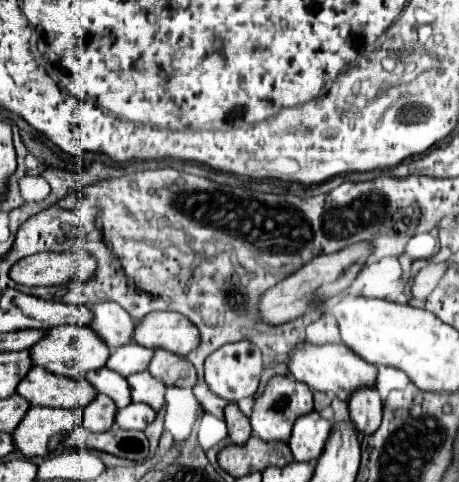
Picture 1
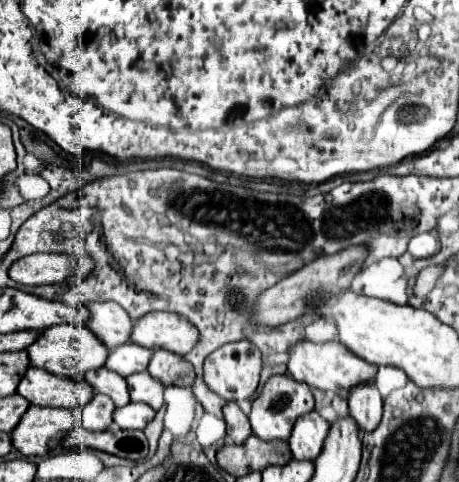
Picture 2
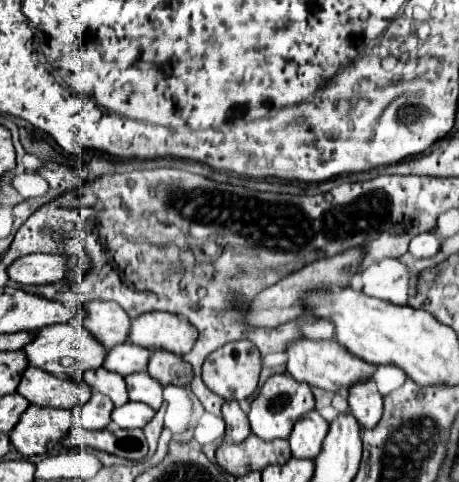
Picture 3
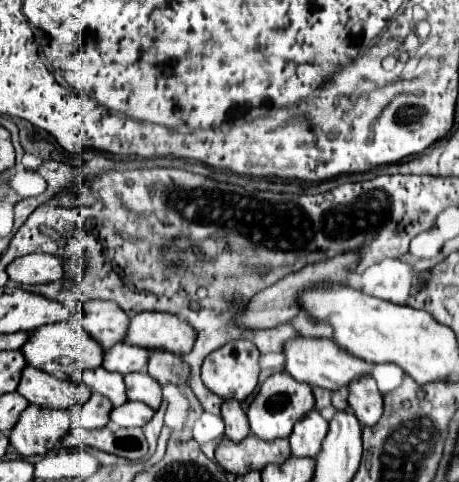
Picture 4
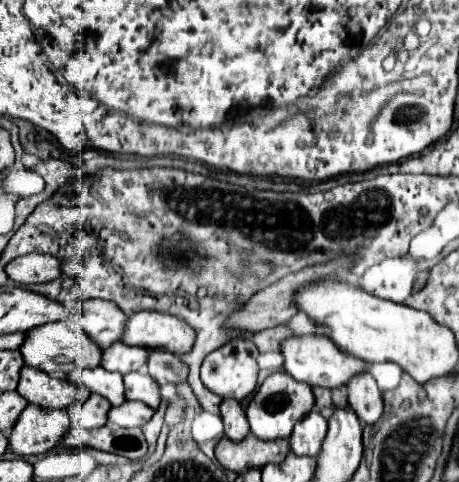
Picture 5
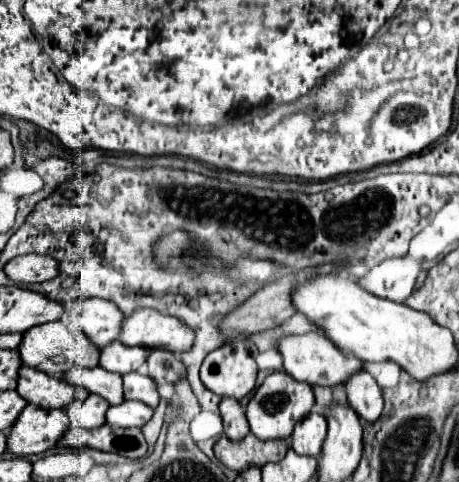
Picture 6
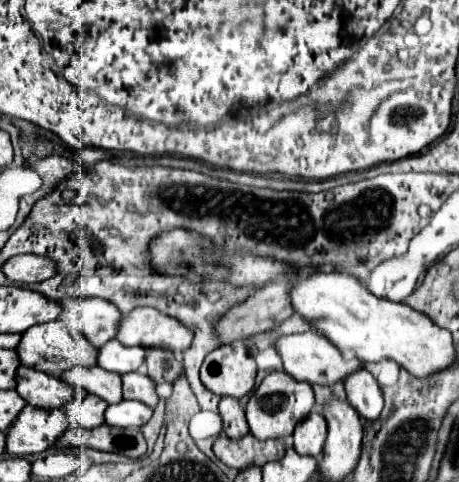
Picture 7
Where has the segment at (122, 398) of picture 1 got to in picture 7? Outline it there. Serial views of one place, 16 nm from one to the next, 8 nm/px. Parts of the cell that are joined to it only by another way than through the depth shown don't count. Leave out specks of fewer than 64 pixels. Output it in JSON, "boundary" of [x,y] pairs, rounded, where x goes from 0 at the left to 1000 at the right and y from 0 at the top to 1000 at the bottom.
{"boundary":[[[218,759],[153,763],[135,788],[161,805],[187,805],[196,817],[218,822],[235,838],[266,834],[266,784],[253,772],[235,772]]]}

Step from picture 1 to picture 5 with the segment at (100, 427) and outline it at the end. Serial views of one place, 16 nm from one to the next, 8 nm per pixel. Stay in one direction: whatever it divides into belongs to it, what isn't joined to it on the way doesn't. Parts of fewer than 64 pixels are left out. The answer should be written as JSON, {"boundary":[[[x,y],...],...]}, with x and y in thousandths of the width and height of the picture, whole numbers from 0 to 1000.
{"boundary":[[[196,817],[196,826],[183,838],[157,838],[148,851],[179,888],[205,892],[205,888],[222,888],[235,876],[240,846],[244,838],[227,822]]]}

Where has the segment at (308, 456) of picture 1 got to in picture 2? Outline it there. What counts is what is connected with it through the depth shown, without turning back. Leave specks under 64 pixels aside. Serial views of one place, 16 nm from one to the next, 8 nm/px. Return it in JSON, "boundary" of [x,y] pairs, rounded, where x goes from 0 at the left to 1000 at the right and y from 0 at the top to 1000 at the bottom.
{"boundary":[[[688,851],[645,871],[645,888],[636,888],[636,905],[627,913],[641,950],[688,954],[715,896],[719,896],[719,876],[710,876]]]}

